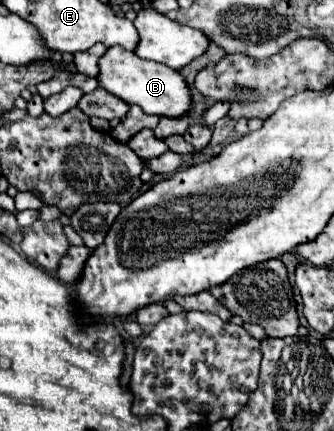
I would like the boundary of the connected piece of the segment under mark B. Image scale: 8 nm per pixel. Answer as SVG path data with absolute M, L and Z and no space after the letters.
M112 46L100 58L100 74L98 82L102 88L122 98L126 104L138 104L146 114L166 116L166 118L182 118L192 110L192 92L182 78L182 74L166 64L150 62L138 58L134 52L124 50L122 46Z

